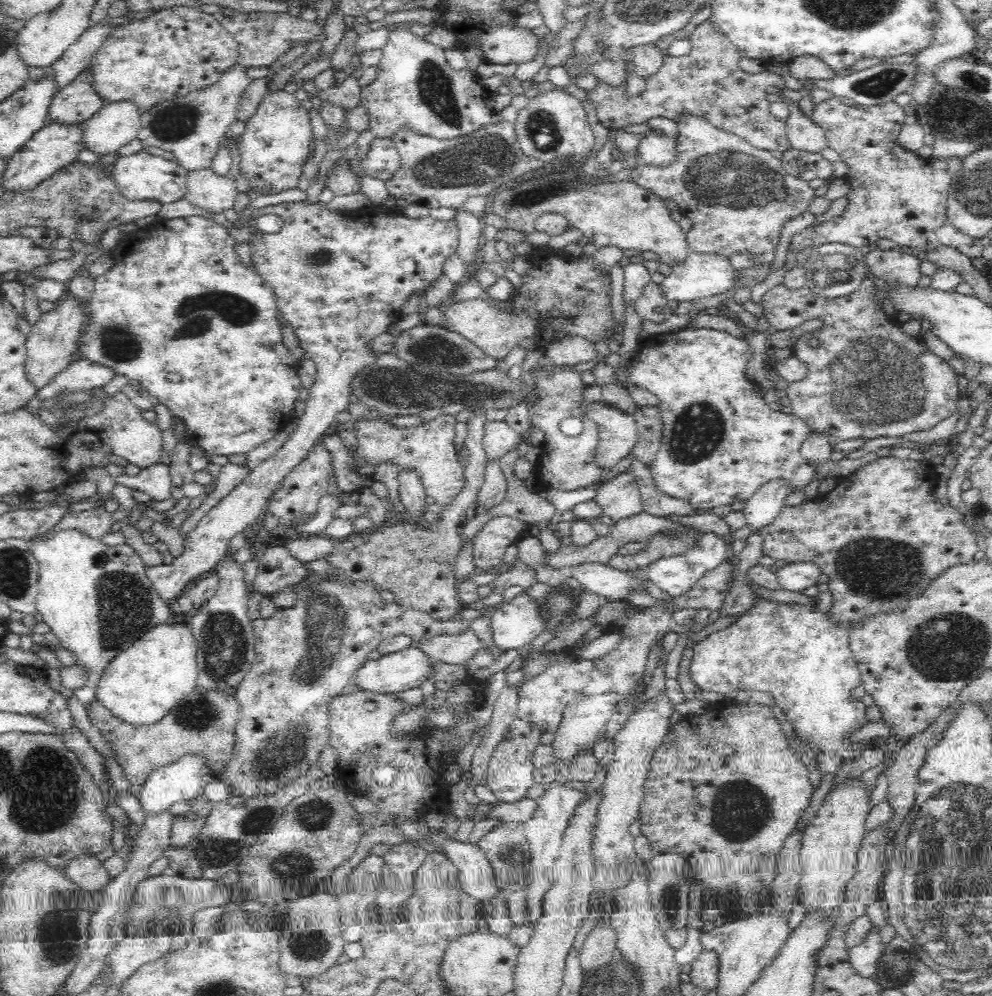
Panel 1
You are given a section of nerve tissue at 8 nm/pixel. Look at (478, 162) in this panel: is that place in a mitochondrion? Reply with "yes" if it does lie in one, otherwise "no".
yes

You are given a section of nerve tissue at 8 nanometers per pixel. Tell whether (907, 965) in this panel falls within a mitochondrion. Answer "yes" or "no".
yes

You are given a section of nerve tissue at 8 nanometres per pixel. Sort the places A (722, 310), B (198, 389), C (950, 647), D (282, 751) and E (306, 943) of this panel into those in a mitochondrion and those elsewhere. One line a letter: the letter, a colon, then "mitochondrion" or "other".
A: other
B: other
C: mitochondrion
D: mitochondrion
E: mitochondrion

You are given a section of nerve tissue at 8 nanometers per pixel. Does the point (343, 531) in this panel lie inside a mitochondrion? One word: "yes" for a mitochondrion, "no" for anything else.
no

